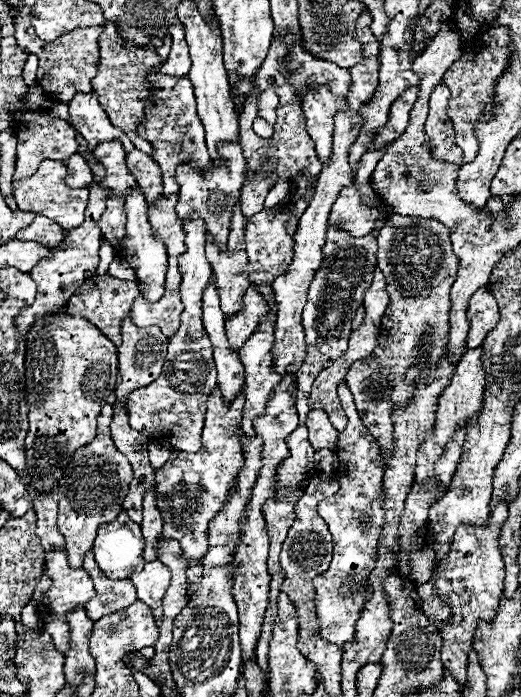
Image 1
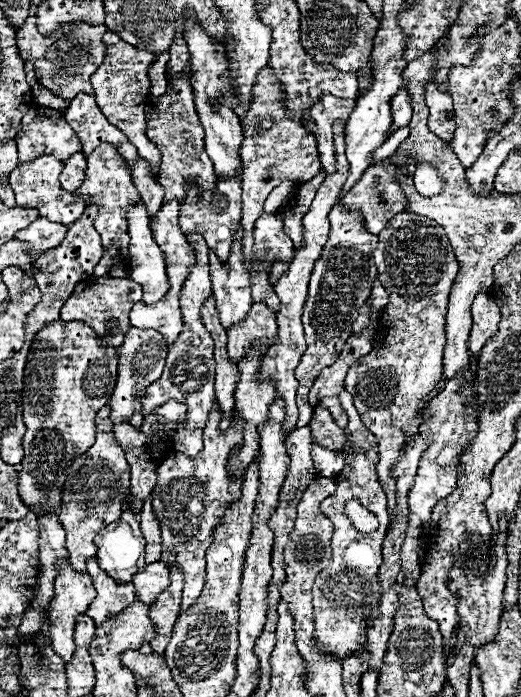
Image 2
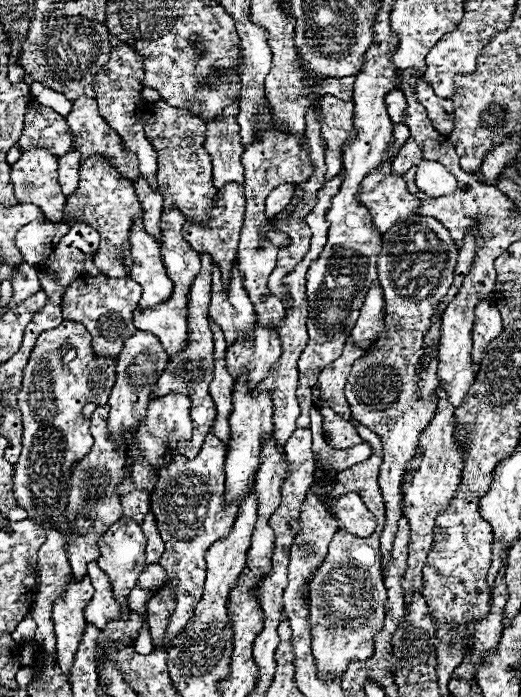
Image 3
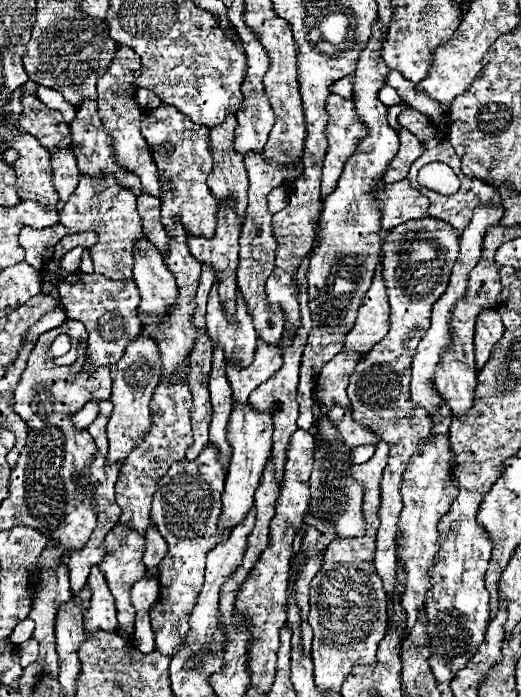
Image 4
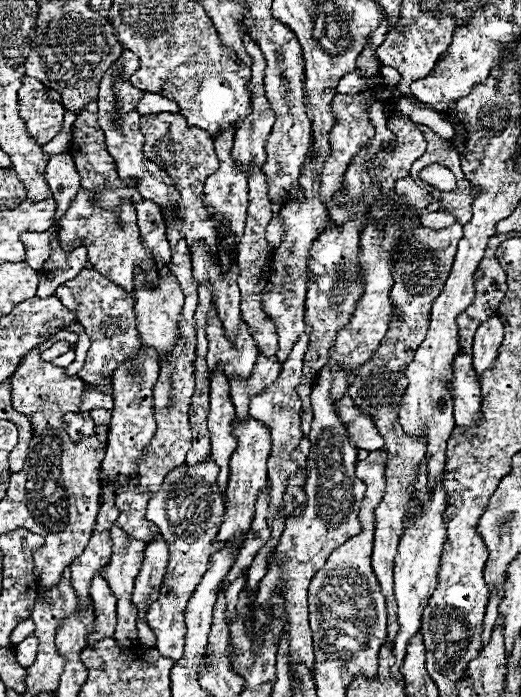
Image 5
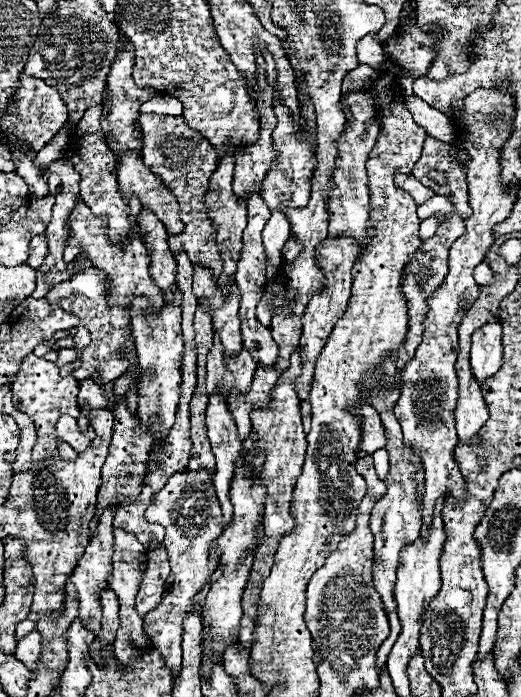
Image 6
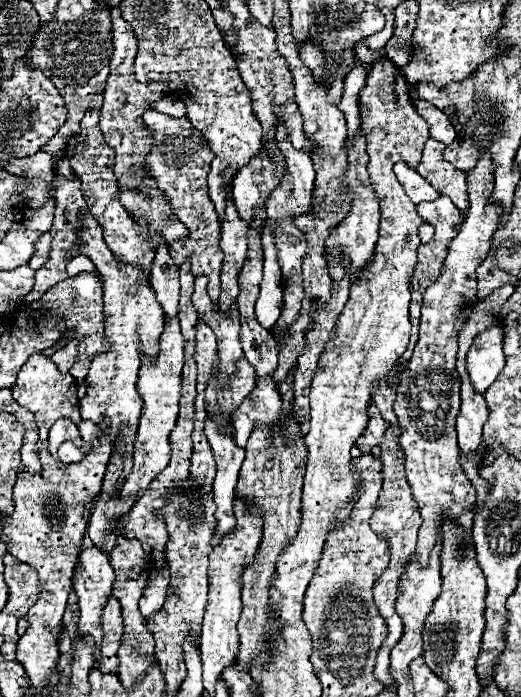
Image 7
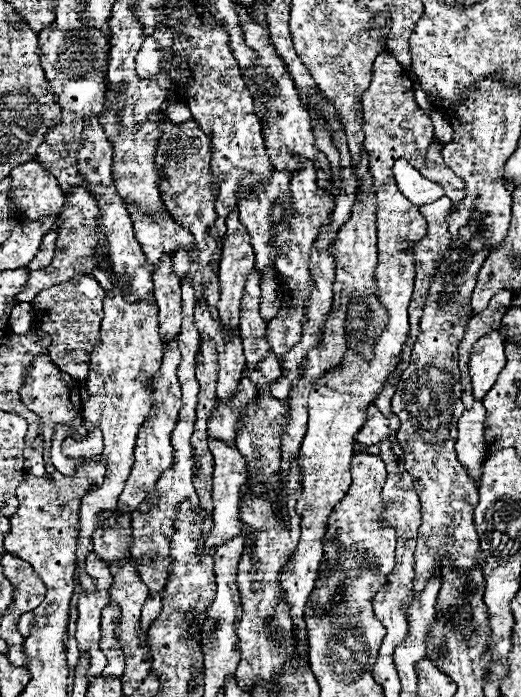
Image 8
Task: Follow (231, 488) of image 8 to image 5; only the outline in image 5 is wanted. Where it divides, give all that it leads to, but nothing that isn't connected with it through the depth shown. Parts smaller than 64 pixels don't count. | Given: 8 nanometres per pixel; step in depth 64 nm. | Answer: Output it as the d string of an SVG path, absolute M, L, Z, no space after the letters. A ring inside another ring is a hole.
M214 372L210 380L210 412L208 430L212 438L212 458L220 466L218 490L222 500L226 500L226 484L230 476L230 456L236 450L236 436L232 432L234 406L230 400L230 386L222 372Z

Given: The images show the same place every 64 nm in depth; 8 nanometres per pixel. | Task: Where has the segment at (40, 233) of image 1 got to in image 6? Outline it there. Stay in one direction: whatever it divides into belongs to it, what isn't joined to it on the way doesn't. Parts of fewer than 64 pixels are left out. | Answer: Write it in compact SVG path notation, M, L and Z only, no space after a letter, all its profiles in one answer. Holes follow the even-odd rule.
M40 234L40 236L34 236L30 240L30 256L26 260L26 264L30 268L40 268L42 266L42 260L46 258L48 254L48 244L46 244L46 236Z

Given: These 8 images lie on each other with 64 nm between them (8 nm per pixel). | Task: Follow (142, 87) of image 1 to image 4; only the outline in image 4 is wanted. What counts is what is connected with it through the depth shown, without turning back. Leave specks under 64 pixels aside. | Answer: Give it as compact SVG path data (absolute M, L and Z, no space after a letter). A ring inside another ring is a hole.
M118 44L116 56L112 60L112 64L108 66L108 72L98 80L98 116L104 124L104 132L112 138L112 148L114 148L114 156L116 162L140 176L142 180L142 192L162 198L162 180L158 176L158 168L148 152L148 144L140 134L140 118L142 118L142 110L136 104L132 92L136 90L136 86L132 84L132 80L140 76L140 56L136 56L136 52L132 52L130 48L124 48L122 44Z

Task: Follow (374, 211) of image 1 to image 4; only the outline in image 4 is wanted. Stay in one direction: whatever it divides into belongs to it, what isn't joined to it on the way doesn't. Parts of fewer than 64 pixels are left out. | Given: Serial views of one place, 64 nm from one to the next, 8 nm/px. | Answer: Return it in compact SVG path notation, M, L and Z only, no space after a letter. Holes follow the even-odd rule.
M400 180L394 184L378 184L378 208L382 212L382 228L392 230L394 226L412 220L412 218L426 218L430 200L414 190L408 180Z

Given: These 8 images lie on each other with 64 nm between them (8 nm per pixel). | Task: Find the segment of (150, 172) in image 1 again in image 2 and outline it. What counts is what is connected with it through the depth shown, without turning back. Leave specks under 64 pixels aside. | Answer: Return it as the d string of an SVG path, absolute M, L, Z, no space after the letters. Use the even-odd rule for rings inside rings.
M138 158L138 164L132 168L132 180L136 190L142 196L142 202L148 210L148 218L152 220L156 216L156 212L162 206L162 198L164 198L164 190L160 188L160 184L154 180L154 176L148 172L148 164L144 164L142 158Z

